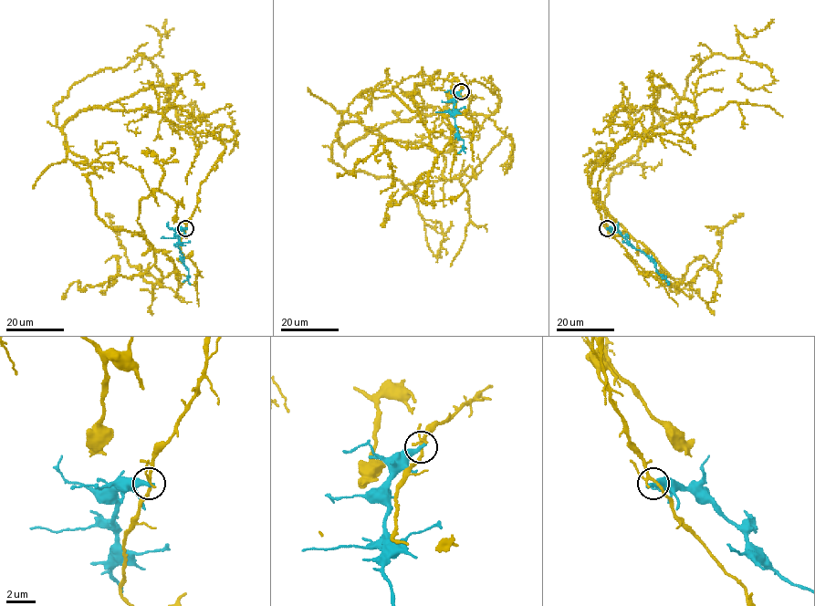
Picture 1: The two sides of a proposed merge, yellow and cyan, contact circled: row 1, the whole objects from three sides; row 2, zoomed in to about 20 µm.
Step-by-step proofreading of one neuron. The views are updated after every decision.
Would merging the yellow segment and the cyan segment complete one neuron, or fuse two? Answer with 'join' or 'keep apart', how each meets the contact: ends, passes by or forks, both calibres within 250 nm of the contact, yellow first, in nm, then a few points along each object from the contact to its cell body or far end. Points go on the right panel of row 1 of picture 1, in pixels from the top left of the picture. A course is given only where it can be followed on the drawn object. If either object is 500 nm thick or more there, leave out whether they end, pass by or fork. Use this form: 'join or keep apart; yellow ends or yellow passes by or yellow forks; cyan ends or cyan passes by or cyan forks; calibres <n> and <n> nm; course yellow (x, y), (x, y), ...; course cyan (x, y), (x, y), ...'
keep apart; yellow forks; cyan ends; calibres 170 and 400 nm; course yellow (607, 228), (597, 182), (632, 137), (632, 109), (663, 120), (608, 180), (609, 229), (689, 283), (744, 214); course cyan (607, 228), (618, 232), (646, 255), (657, 272), (669, 281)

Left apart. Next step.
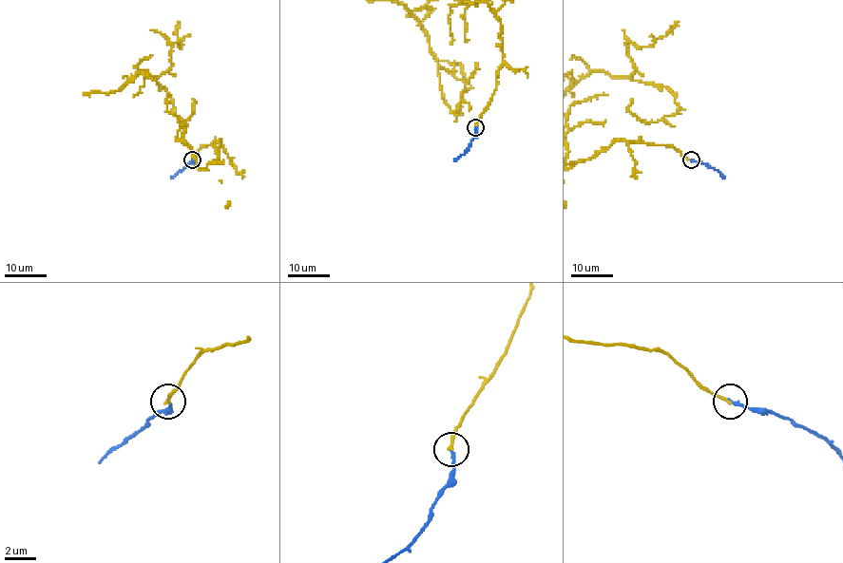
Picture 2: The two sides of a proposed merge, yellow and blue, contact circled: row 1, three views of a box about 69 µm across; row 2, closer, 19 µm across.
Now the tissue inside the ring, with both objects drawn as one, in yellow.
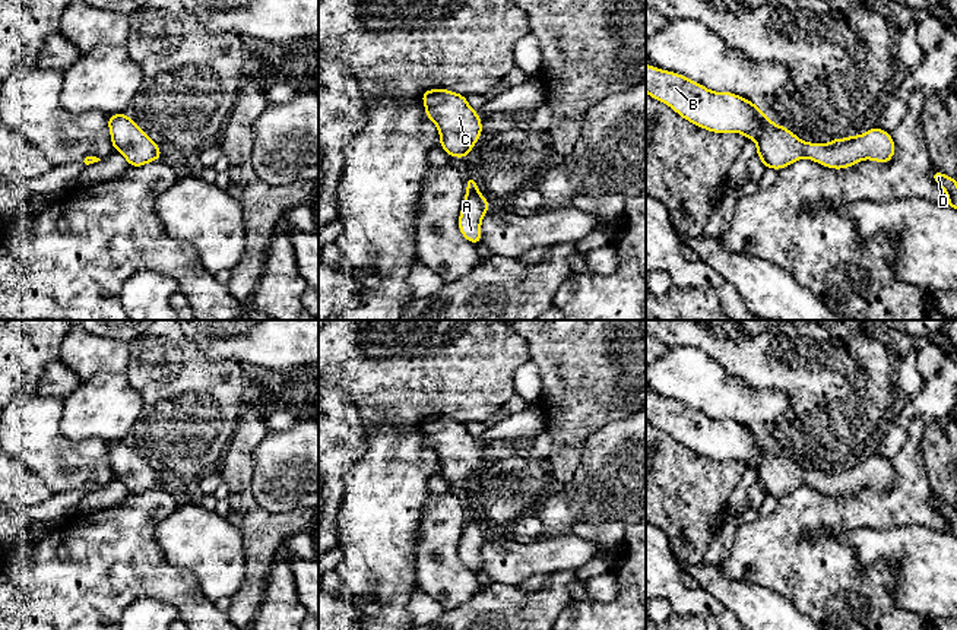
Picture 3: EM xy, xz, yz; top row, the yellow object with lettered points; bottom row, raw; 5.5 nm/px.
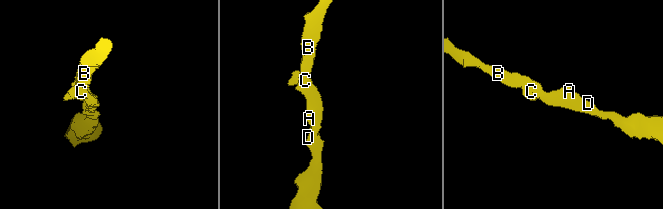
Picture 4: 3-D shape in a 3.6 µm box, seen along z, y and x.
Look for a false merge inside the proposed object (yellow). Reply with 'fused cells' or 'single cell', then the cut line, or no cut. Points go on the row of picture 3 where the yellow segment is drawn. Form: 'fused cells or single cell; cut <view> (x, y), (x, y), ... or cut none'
single cell; cut none

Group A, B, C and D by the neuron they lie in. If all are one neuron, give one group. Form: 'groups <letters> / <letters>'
groups A B C D

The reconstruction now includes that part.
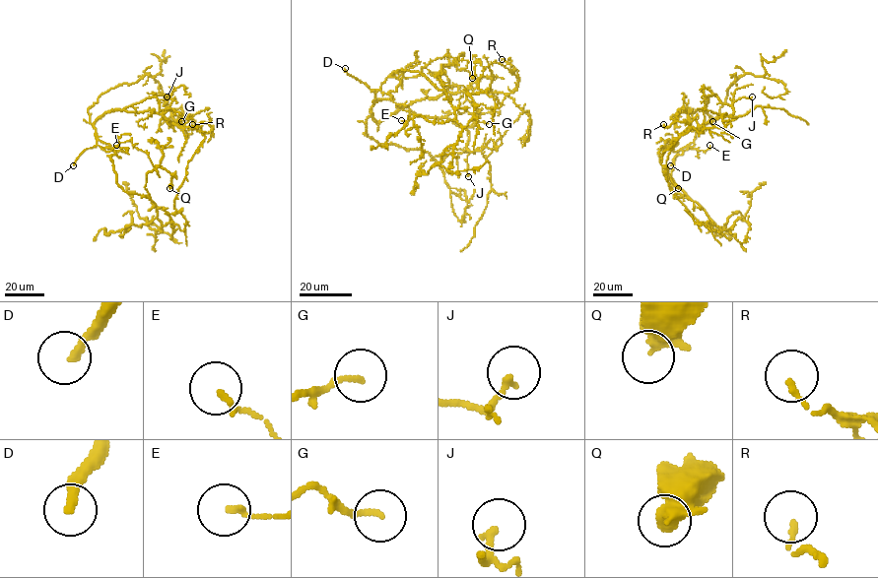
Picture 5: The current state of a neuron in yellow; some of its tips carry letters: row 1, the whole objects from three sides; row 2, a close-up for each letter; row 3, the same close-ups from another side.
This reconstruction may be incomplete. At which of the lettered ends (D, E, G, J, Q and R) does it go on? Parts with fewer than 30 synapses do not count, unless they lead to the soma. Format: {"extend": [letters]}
{"extend": ["D"]}

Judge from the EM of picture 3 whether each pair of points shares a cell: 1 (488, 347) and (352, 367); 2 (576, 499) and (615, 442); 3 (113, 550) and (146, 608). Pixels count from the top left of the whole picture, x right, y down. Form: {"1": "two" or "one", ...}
{"1": "one", "2": "one", "3": "two"}

